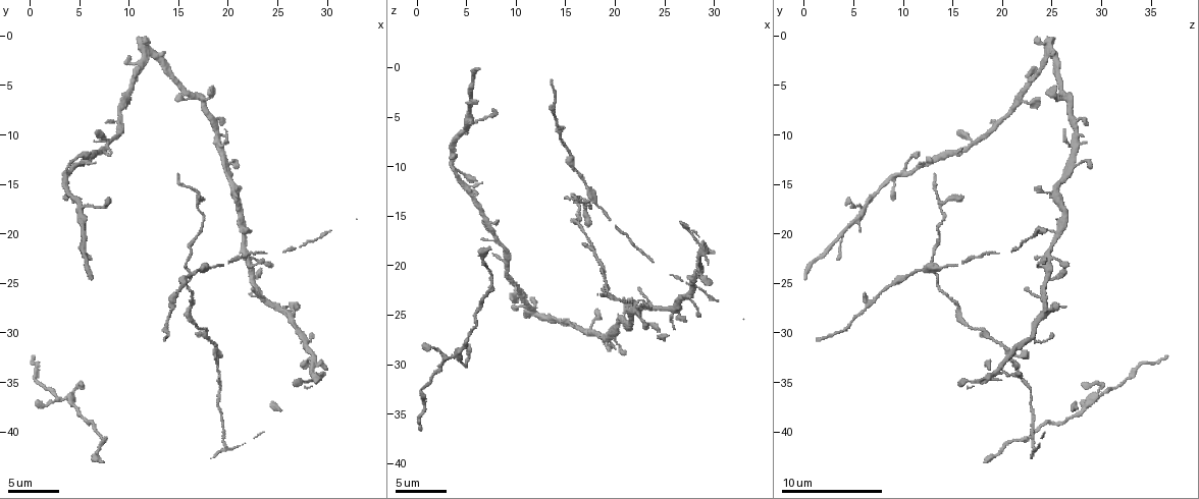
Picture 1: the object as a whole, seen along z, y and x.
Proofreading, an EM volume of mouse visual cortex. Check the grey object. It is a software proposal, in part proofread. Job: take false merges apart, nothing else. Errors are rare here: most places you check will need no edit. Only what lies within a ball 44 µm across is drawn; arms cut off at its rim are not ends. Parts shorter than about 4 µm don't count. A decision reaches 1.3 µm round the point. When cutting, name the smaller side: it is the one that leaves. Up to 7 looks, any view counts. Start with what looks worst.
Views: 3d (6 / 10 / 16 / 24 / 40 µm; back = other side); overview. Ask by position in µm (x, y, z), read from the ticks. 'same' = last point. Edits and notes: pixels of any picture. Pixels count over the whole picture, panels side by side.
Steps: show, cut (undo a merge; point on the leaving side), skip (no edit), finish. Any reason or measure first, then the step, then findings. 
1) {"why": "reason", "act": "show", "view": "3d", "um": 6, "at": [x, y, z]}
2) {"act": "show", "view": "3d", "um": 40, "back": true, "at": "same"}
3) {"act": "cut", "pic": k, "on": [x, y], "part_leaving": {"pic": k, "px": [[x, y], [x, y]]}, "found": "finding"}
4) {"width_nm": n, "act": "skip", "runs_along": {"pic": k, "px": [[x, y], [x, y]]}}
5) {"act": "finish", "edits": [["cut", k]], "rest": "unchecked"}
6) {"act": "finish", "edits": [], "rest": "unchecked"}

{"why": "side arm on a straight run", "act": "show", "view": "3d", "um": 10, "at": [16.2, 24.2, 13.6]}

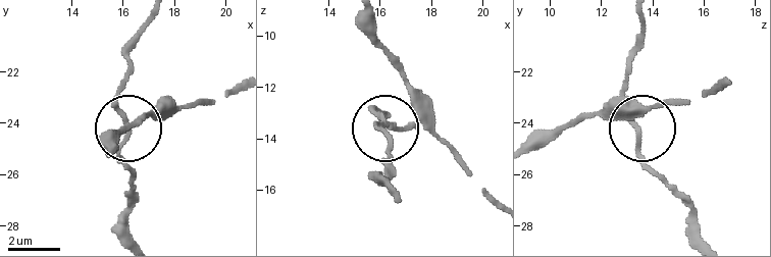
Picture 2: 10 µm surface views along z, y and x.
{"act": "skip", "runs_along": {"pic": 2, "px": [[723, 82], [637, 112], [635, 123], [625, 57]]}, "found": "continuous, no second neuron"}

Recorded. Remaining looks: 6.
{"why": "small branch off a trunk", "act": "show", "view": "3d", "um": 6, "at": [19.0, 32.8, 20.8]}

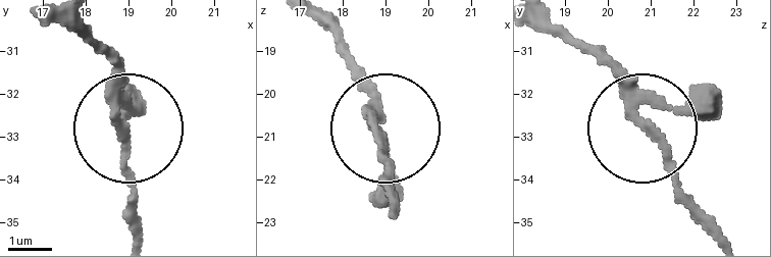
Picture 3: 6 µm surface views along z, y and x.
{"why": "from behind", "act": "show", "view": "3d", "um": 6, "back": true, "at": [18.80, 32.60, 20.70]}

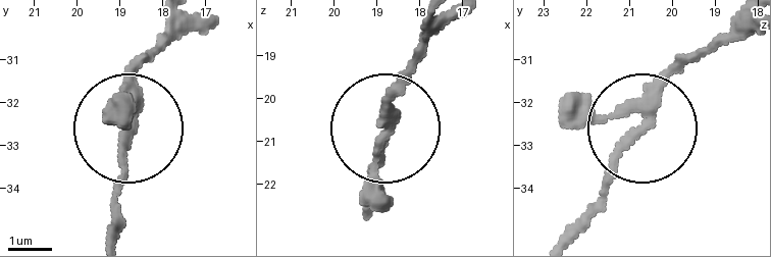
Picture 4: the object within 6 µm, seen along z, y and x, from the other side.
{"act": "skip", "runs_along": {"pic": 4, "px": [[183, 20], [139, 86], [116, 236]]}, "found": "one neuron here"}

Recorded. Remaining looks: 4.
{"act": "show", "view": "3d", "um": 16, "at": [22.8, 23.0, 23.8]}

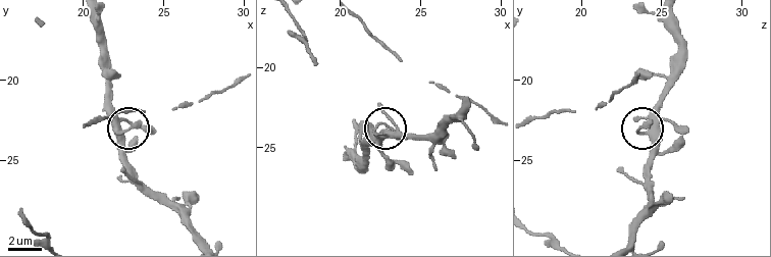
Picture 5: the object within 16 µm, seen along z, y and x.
{"act": "show", "view": "3d", "um": 6, "at": [22.6, 23.0, 23.4]}

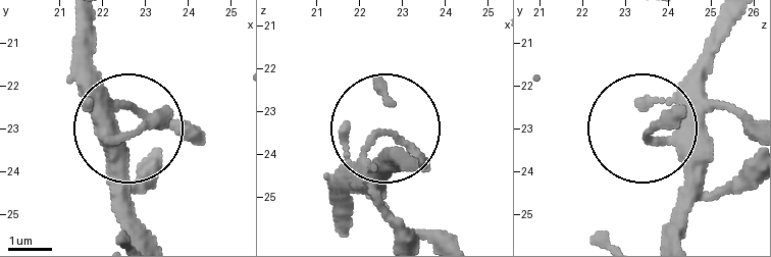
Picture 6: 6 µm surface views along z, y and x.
{"act": "skip", "found": "one neuron here"}

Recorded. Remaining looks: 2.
{"why": "calibre changes", "act": "show", "view": "3d", "um": 10, "at": [17.6, 18.2, 14.0]}

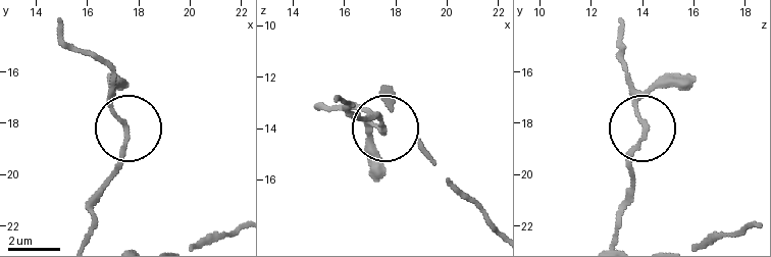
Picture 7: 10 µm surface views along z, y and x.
{"act": "show", "view": "3d", "um": 6, "at": [17.5, 18.2, 14.1]}

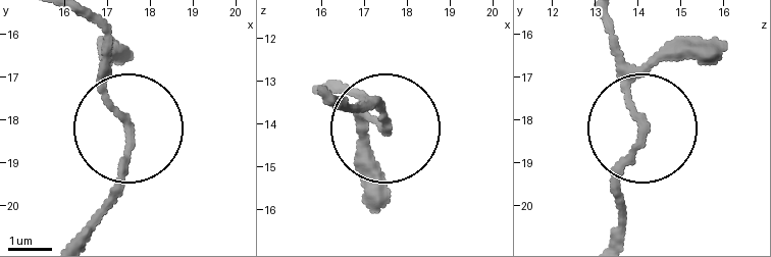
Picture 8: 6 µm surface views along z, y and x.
{"width_nm": 150, "act": "skip", "runs_along": {"pic": 8, "px": [[617, 232], [614, 176], [643, 121], [610, 22]]}, "found": "one neuron here"}

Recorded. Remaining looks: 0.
{"act": "finish", "edits": [], "rest": "unchecked"}

